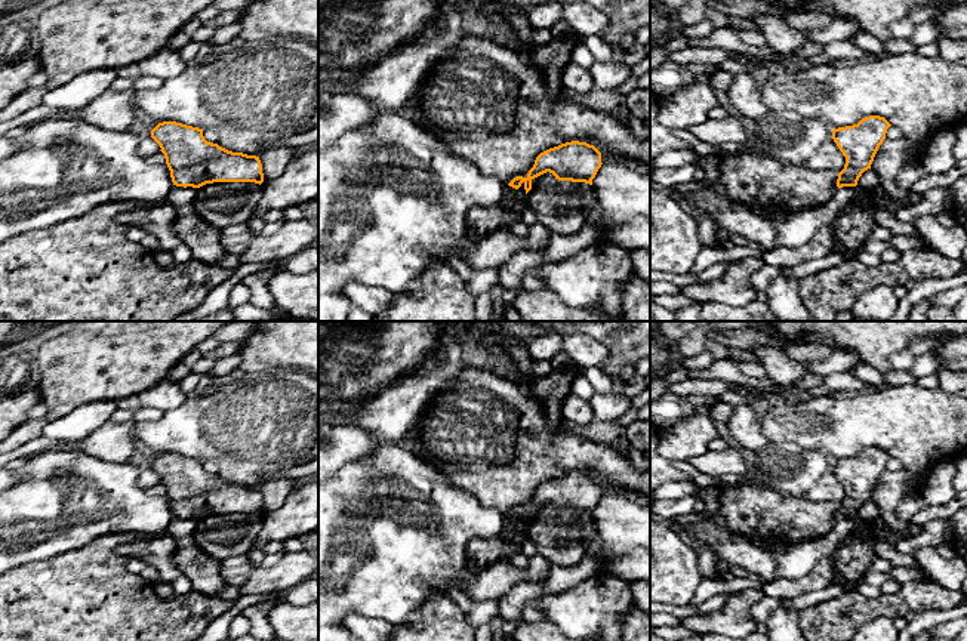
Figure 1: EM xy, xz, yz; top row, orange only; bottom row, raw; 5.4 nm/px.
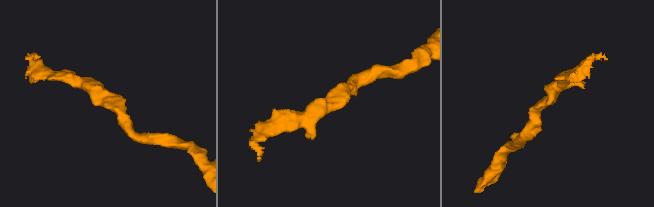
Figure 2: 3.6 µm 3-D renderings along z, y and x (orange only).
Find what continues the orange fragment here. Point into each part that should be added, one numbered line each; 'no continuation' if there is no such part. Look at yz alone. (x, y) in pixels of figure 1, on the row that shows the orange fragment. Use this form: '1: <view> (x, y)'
1: yz (920, 95)

